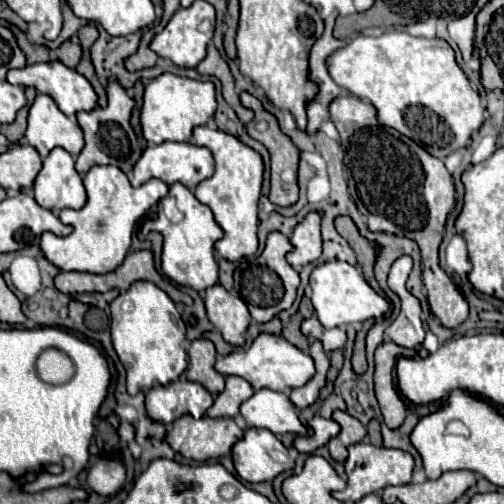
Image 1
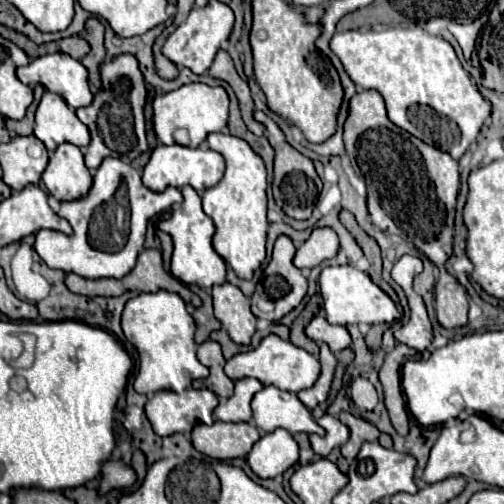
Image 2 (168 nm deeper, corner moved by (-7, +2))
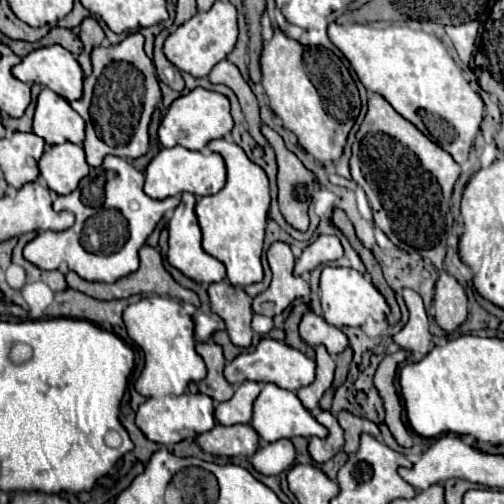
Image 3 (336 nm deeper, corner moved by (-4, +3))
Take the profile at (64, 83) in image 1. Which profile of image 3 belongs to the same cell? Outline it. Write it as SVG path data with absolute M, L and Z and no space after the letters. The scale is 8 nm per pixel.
M61 45L35 49L13 67L13 75L23 83L45 85L67 101L77 101L83 93L83 71Z

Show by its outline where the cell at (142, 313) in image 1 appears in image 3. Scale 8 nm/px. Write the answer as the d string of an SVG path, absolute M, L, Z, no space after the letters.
M151 295L133 305L123 313L127 335L143 349L145 369L135 381L135 389L143 397L165 397L181 395L189 383L205 379L205 363L195 351L193 339L193 319L187 315L177 299Z

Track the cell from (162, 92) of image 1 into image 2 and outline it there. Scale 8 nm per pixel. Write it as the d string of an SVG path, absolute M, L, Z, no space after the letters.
M202 82L184 84L172 92L158 94L152 102L154 108L154 132L162 144L174 144L174 132L178 128L188 130L190 146L200 146L210 132L220 132L228 122L228 94L222 86L208 86Z

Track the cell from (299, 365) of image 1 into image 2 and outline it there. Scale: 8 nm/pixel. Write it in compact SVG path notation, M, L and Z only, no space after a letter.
M268 334L260 342L258 348L232 356L226 362L224 372L232 380L240 380L240 378L252 376L252 378L260 380L264 386L270 386L272 384L272 386L276 386L280 390L286 390L286 392L300 392L304 388L310 388L318 380L320 362L318 362L316 356L312 356L310 352L294 346L292 342L286 342L280 336L276 336L276 334Z

